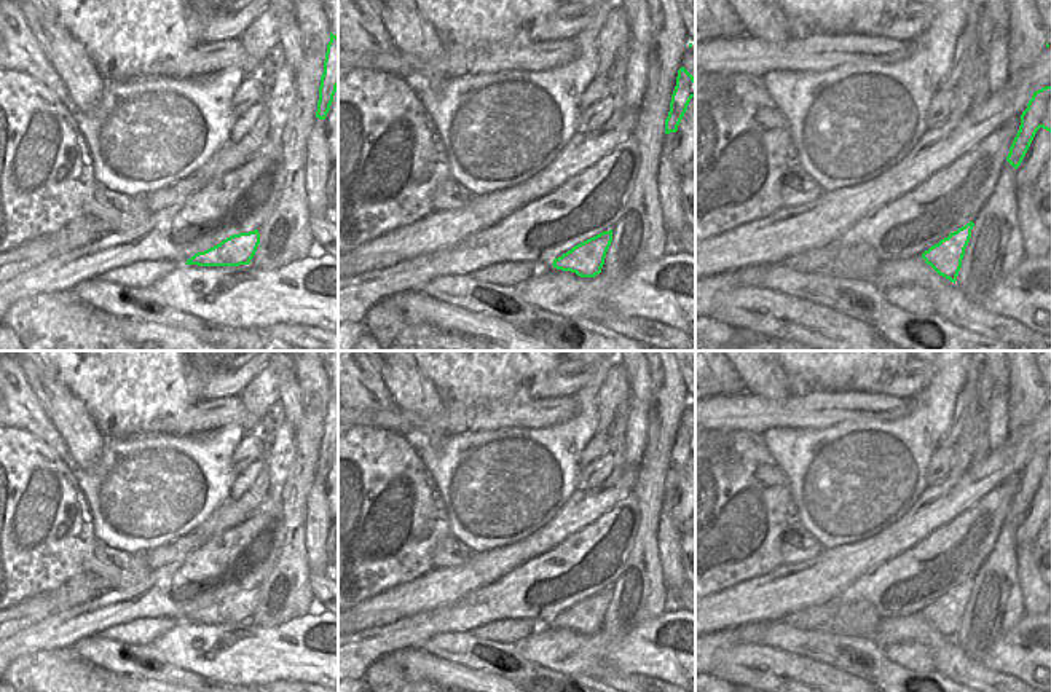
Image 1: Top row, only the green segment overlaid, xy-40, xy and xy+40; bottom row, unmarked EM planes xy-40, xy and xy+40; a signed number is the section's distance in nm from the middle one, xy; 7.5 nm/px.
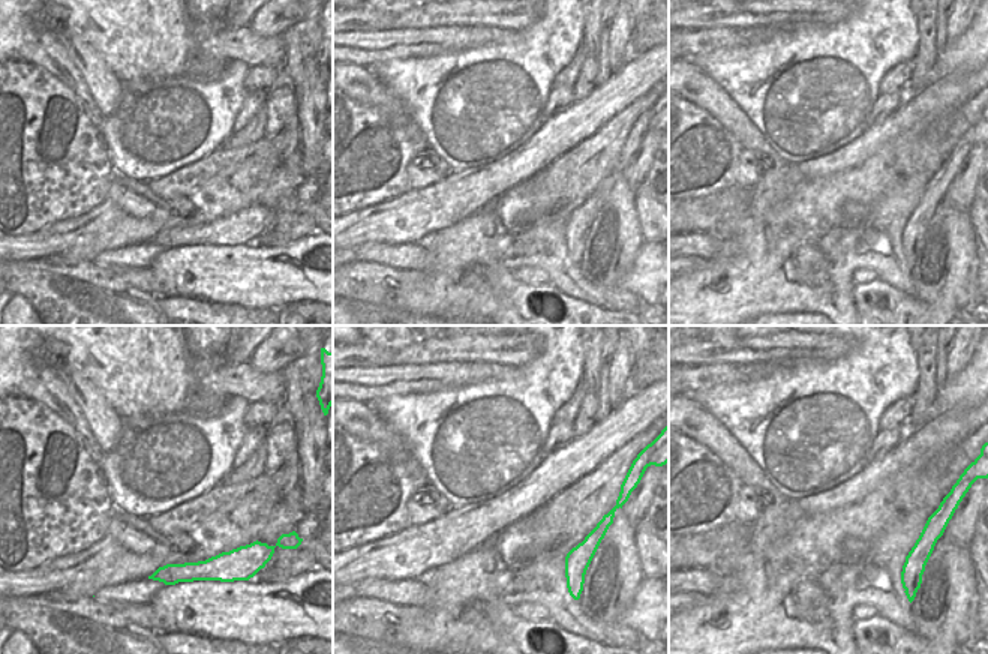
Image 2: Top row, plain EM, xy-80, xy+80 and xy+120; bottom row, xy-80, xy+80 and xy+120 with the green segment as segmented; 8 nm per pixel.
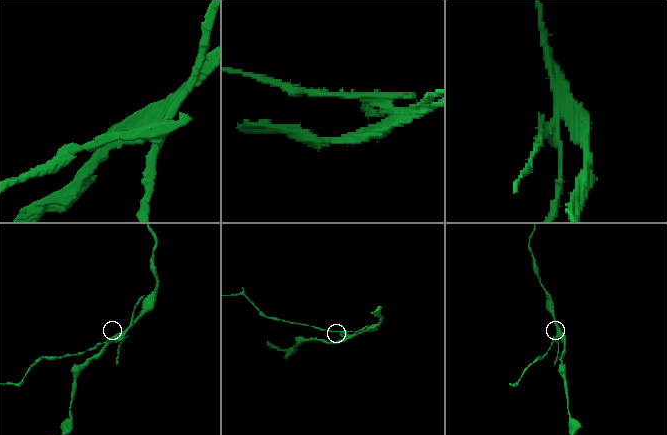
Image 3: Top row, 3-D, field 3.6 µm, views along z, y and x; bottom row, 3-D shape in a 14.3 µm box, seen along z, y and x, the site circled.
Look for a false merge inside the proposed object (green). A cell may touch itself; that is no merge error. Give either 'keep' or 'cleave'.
cleave

